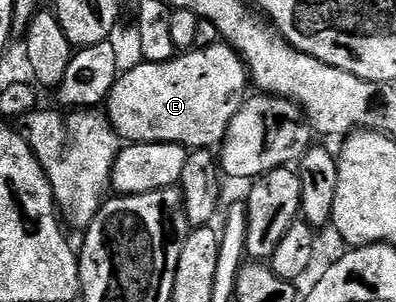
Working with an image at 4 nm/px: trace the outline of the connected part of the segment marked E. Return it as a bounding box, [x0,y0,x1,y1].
[107,41,251,149]

